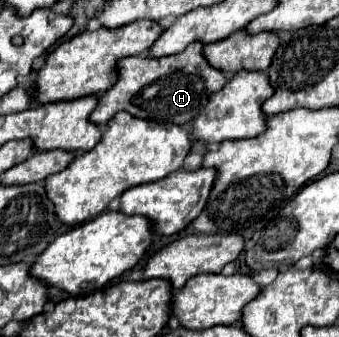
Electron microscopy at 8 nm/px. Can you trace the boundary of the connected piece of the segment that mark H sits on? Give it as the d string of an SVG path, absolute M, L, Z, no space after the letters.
M203 43L189 45L183 53L151 57L151 55L135 55L119 61L119 81L107 93L99 97L97 109L91 113L91 121L95 125L105 125L119 111L129 111L141 119L157 121L157 123L179 123L185 125L193 121L209 103L209 95L223 89L227 83L227 75L221 69L209 65L203 55Z

